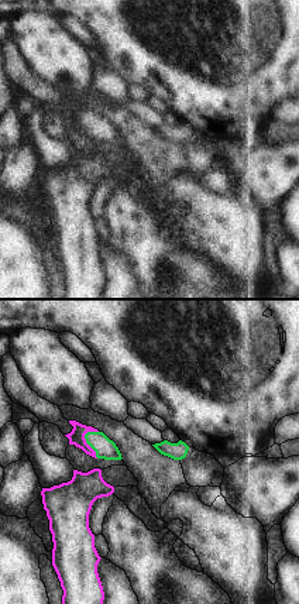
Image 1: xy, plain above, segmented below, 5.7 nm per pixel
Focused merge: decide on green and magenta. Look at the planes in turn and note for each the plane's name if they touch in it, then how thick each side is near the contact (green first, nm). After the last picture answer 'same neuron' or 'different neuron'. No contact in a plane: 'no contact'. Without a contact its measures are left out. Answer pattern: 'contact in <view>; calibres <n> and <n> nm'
contact in xy; calibres 120 and 90 nm

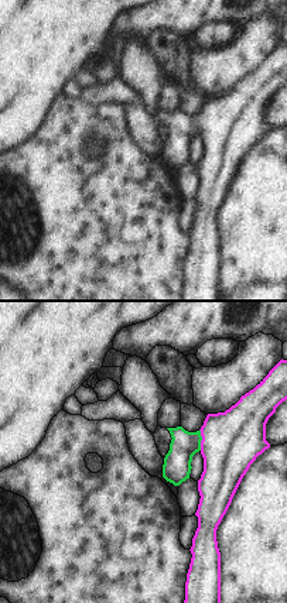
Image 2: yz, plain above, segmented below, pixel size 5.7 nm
contact in yz; calibres 160 and 340 nm

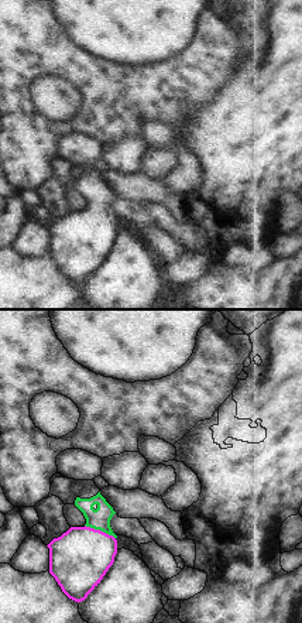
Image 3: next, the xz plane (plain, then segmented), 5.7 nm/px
contact in xz; calibres 120 and 340 nm

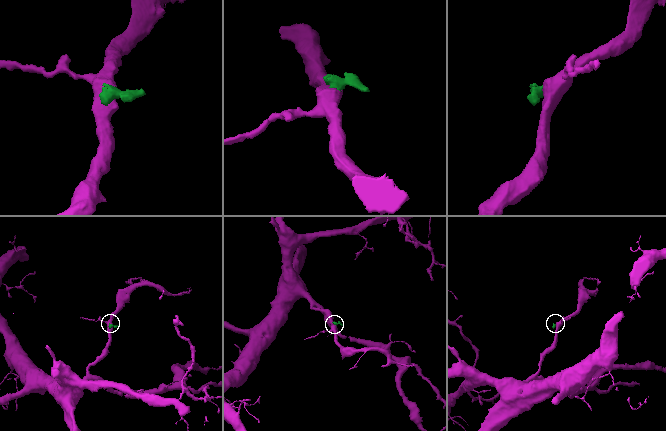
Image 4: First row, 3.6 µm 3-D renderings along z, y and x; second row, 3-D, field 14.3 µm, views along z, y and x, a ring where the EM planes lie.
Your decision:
same neuron

